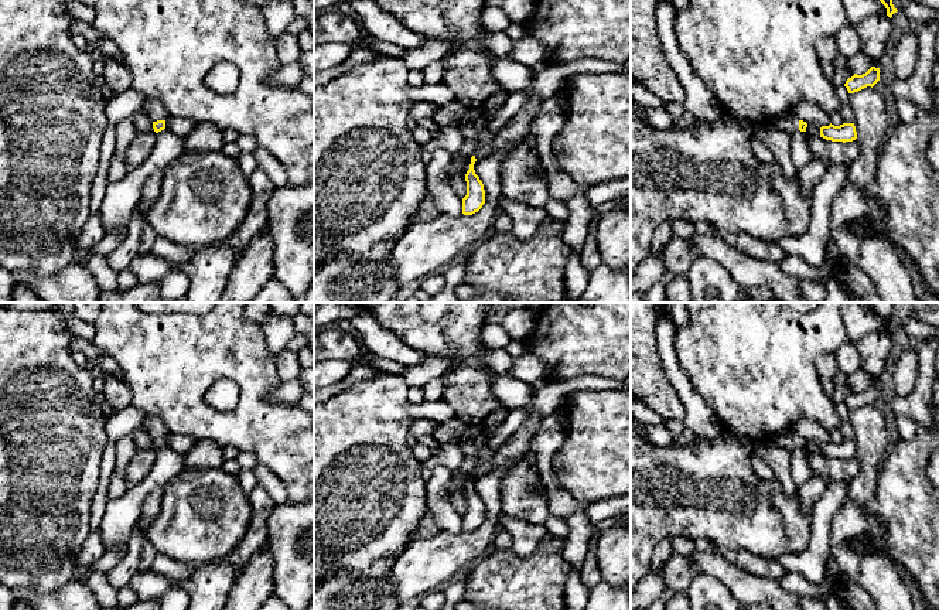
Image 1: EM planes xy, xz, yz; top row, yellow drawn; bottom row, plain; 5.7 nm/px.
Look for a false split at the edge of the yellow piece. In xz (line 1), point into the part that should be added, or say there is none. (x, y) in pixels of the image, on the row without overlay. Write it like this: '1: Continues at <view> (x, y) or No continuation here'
1: No continuation here

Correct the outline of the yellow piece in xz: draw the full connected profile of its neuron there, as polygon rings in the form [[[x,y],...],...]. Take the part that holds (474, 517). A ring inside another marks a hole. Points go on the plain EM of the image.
[[[471,474],[470,487],[465,491],[467,512],[462,515],[462,531],[472,532],[485,521],[485,507],[479,494],[475,491],[474,481],[477,476]]]

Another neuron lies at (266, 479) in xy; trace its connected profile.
[[[257,463],[252,470],[257,478],[257,485],[264,488],[276,504],[291,501],[284,484],[269,467]]]

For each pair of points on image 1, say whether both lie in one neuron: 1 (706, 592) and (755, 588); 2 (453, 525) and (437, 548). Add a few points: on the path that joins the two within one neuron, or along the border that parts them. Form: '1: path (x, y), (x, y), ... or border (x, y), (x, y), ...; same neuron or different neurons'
1: border (699, 575), (716, 576), (733, 595); different neurons
2: border (441, 528), (461, 531); different neurons

